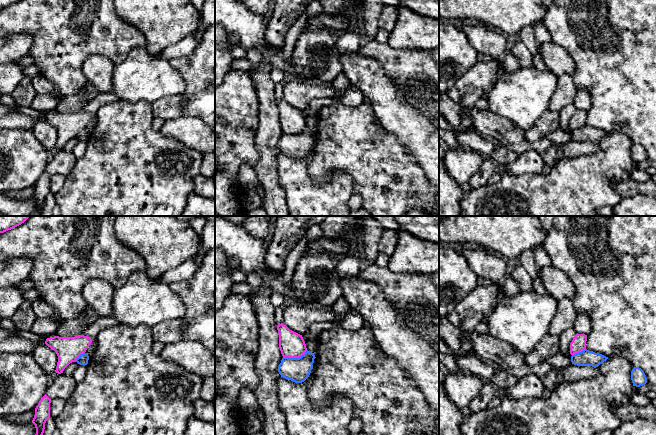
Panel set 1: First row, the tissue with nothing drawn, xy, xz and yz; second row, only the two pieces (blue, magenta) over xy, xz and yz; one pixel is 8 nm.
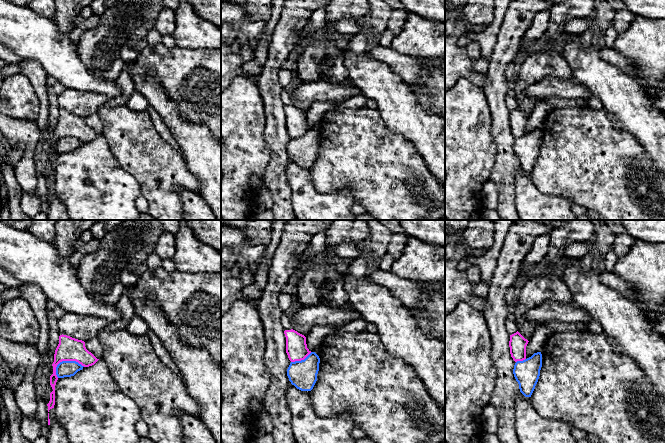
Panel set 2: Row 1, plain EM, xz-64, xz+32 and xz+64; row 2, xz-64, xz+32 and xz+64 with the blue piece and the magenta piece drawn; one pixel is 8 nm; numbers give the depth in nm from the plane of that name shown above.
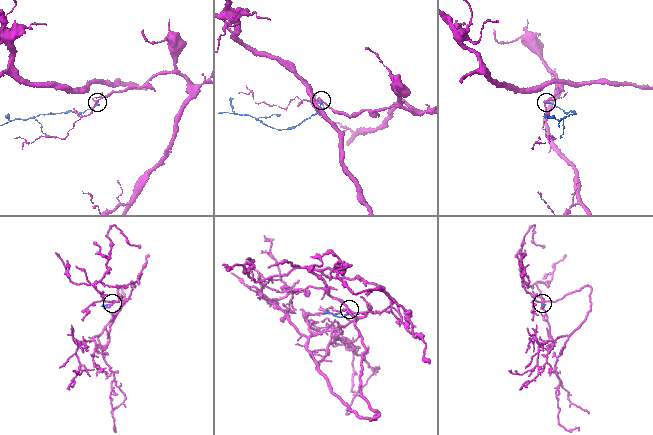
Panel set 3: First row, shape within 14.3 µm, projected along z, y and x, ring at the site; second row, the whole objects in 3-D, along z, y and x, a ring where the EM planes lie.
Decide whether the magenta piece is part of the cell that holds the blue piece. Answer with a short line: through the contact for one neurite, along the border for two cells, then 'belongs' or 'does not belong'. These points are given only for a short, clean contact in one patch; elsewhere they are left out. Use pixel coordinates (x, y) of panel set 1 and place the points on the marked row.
line xz (307, 350), (298, 357), (283, 357); does not belong

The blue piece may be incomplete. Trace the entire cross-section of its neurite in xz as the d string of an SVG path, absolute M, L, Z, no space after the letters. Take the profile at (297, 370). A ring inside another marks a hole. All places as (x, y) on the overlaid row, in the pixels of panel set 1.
M308 350L299 358L283 357L278 372L285 379L302 383L309 377L315 358L315 355Z

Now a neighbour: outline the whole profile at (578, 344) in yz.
M576 334L570 343L570 354L574 355L586 349L587 335L585 334Z

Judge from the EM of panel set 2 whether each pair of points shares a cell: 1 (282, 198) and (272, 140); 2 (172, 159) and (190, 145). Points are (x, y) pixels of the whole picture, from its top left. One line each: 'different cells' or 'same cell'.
1: same cell
2: different cells

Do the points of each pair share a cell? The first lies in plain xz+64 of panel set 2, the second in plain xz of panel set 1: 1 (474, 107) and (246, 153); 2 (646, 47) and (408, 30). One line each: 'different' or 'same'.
1: same
2: same

